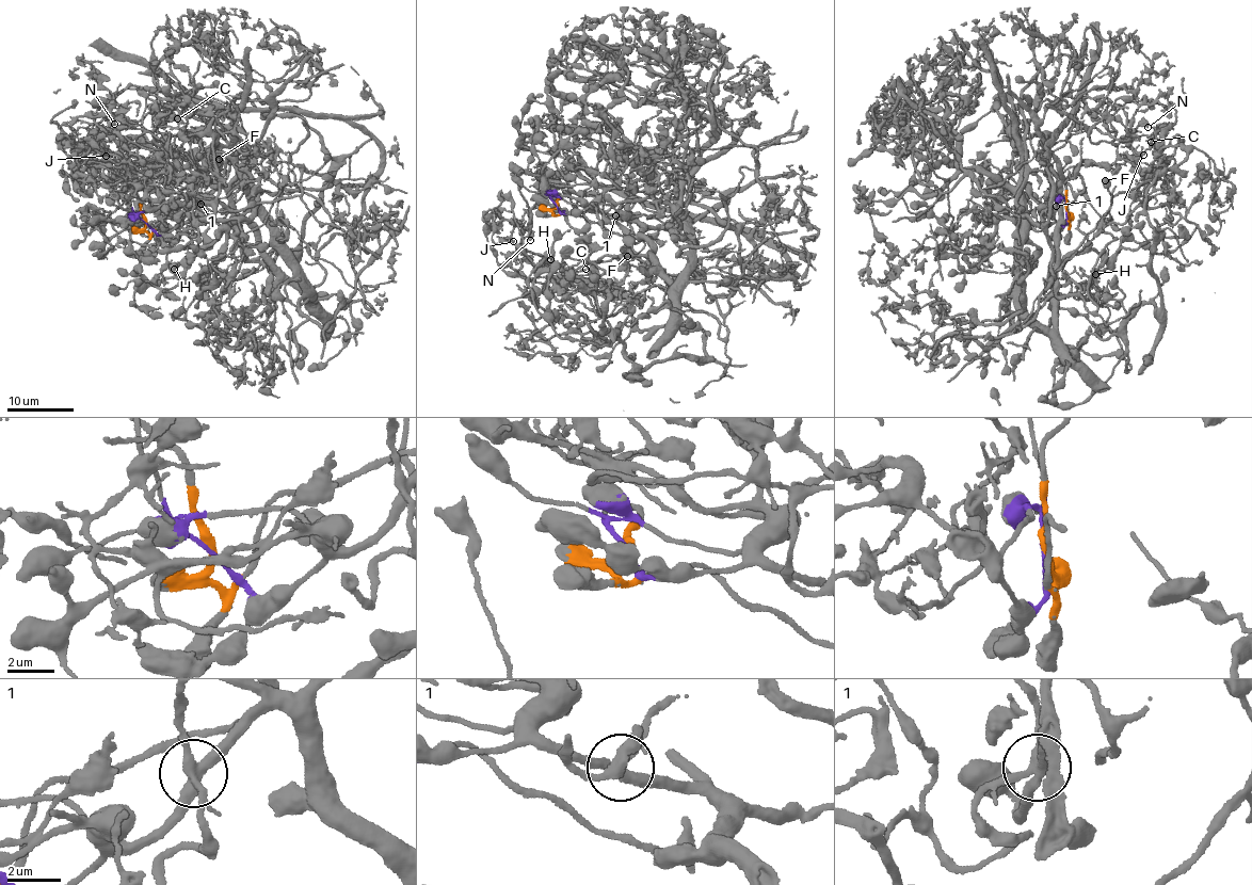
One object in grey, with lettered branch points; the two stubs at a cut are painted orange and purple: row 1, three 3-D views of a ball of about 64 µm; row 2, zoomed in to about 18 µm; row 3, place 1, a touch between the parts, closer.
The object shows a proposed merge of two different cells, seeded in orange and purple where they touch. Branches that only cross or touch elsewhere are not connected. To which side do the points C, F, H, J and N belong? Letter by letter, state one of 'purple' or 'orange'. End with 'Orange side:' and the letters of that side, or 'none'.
C: orange
F: purple
H: purple
J: orange
N: orange
Orange side: C, J, N

